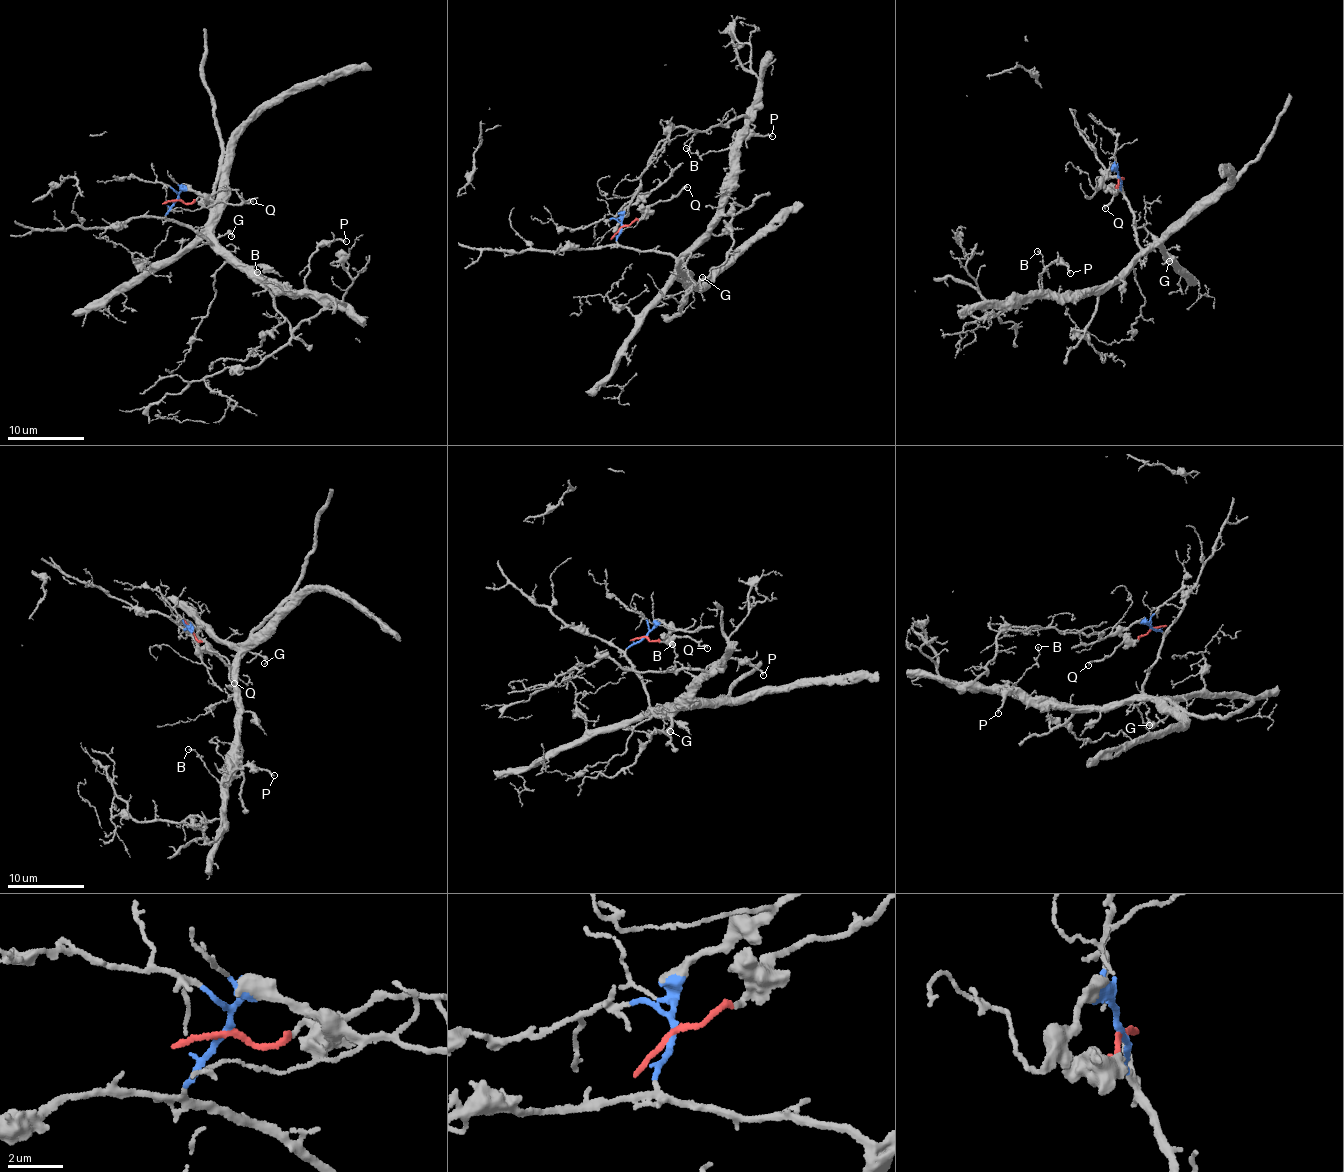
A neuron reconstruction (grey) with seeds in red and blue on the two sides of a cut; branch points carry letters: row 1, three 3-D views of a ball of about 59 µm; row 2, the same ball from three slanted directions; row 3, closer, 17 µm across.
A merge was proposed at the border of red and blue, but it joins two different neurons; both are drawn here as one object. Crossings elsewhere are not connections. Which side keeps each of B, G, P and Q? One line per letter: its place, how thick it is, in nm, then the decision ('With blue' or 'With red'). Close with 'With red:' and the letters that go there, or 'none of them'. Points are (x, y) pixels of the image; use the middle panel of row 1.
B: Place: (686, 148). Thickness 160 nm. With blue
G: Place: (702, 277). Thickness 300 nm. With blue
P: Place: (772, 136). Thickness 180 nm. With blue
Q: Place: (687, 187). Thickness 180 nm. With red
With red: Q

